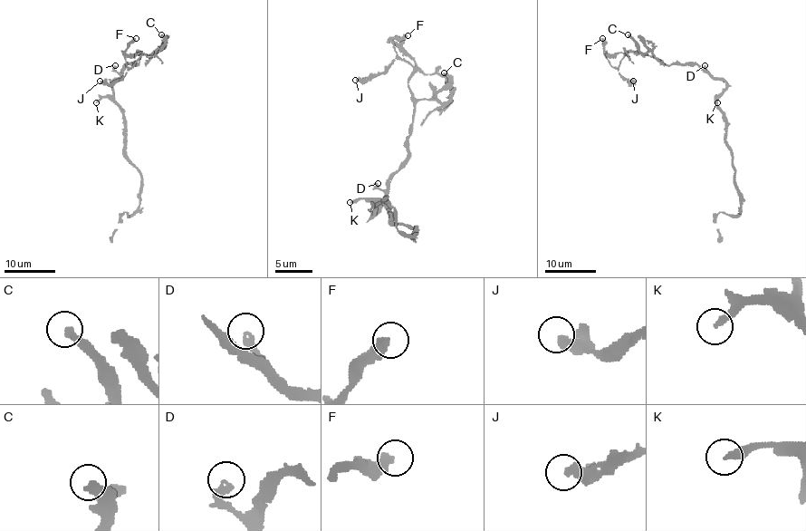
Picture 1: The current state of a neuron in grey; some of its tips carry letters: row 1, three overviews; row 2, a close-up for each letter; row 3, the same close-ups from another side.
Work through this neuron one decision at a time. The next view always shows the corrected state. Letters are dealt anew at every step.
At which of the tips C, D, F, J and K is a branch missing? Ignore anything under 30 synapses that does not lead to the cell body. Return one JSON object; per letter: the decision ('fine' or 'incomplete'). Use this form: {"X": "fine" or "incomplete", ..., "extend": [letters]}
{"C": "fine", "D": "fine", "F": "fine", "J": "incomplete", "K": "fine", "extend": ["J"]}

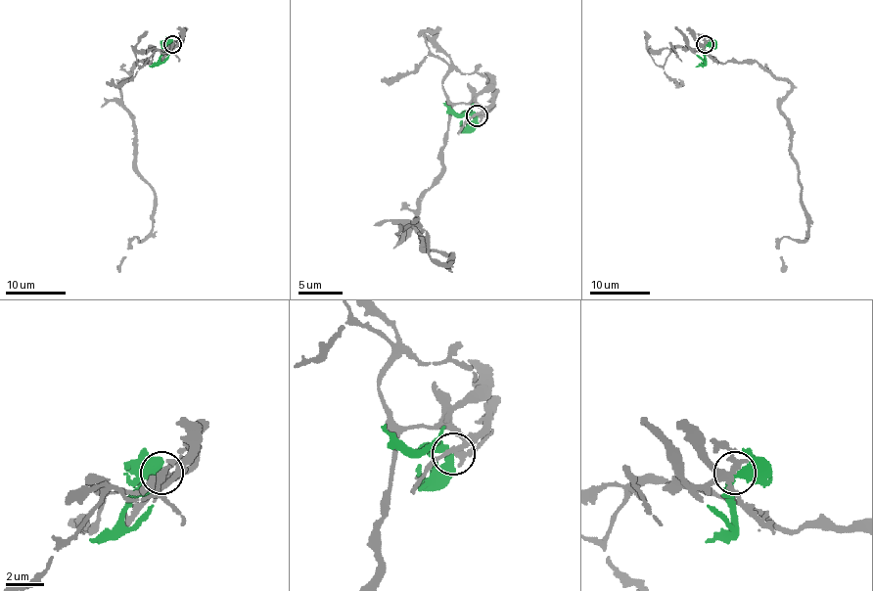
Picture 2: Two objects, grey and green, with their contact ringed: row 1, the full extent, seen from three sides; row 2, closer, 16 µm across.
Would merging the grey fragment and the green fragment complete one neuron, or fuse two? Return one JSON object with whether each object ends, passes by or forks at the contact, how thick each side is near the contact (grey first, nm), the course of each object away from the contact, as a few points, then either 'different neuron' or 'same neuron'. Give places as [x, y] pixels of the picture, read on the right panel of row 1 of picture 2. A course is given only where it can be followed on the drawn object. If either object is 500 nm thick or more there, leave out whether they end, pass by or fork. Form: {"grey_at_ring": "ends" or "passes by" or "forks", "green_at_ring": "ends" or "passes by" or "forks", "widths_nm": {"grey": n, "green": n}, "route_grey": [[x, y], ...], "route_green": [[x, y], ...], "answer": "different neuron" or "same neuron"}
{"grey_at_ring": "forks", "green_at_ring": "passes by", "widths_nm": {"grey": 240, "green": 320}, "route_grey": [[705, 45], [696, 49], [756, 62], [791, 85], [780, 110], [807, 229], [780, 241], [786, 271]], "route_green": [[705, 45], [705, 60], [696, 54]], "answer": "same neuron"}

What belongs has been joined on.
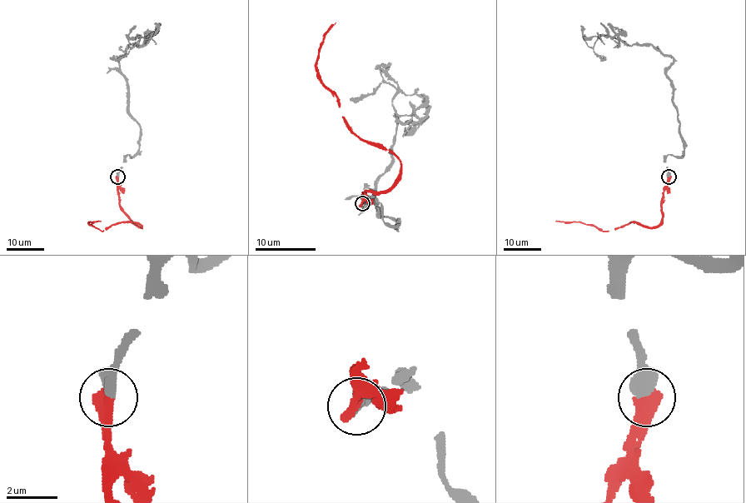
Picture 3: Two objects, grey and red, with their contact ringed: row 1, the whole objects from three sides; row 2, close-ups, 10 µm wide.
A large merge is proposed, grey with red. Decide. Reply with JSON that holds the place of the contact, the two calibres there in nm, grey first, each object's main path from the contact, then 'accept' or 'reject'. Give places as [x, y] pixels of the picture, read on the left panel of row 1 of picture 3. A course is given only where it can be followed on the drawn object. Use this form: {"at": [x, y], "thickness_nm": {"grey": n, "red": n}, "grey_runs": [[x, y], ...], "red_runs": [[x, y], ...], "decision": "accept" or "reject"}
{"at": [117, 176], "thickness_nm": {"grey": 500, "red": 550}, "grey_runs": [[118, 176], [123, 158], [139, 148], [140, 124], [130, 113], [119, 62], [139, 37], [122, 57], [109, 57]], "red_runs": [[118, 176], [120, 209], [137, 227], [141, 227], [136, 222], [121, 221], [102, 231], [88, 223], [101, 221]], "decision": "accept"}

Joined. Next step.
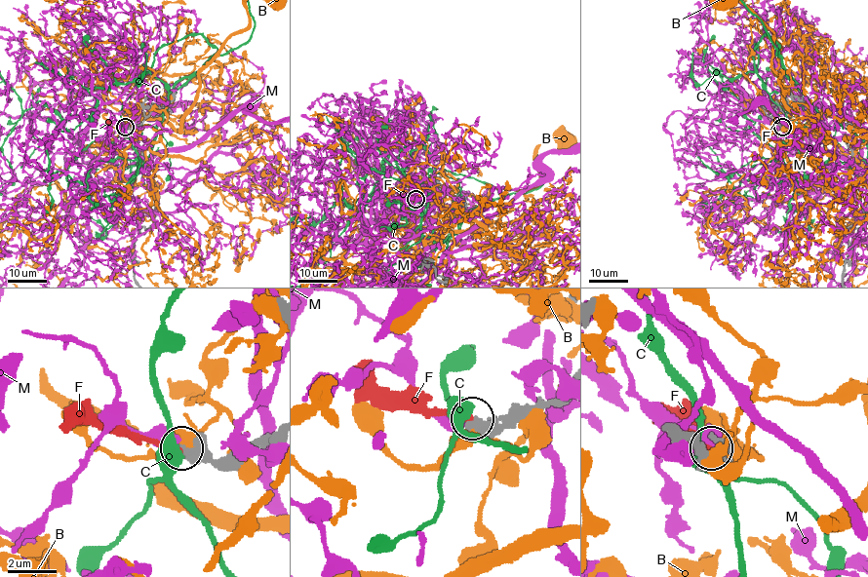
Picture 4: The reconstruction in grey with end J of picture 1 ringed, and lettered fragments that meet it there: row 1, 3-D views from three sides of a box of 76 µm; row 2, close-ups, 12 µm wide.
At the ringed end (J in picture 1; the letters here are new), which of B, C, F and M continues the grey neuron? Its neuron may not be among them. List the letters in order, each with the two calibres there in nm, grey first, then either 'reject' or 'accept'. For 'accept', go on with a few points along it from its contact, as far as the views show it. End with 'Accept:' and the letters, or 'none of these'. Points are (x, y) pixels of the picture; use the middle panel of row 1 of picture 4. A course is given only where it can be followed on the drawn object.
B: calibres 650 and 400 nm; reject
C: calibres 440 and 400 nm; reject
F: calibres 360 and 280 nm; accept
M: calibres 320 and 600 nm; reject
Accept: F

